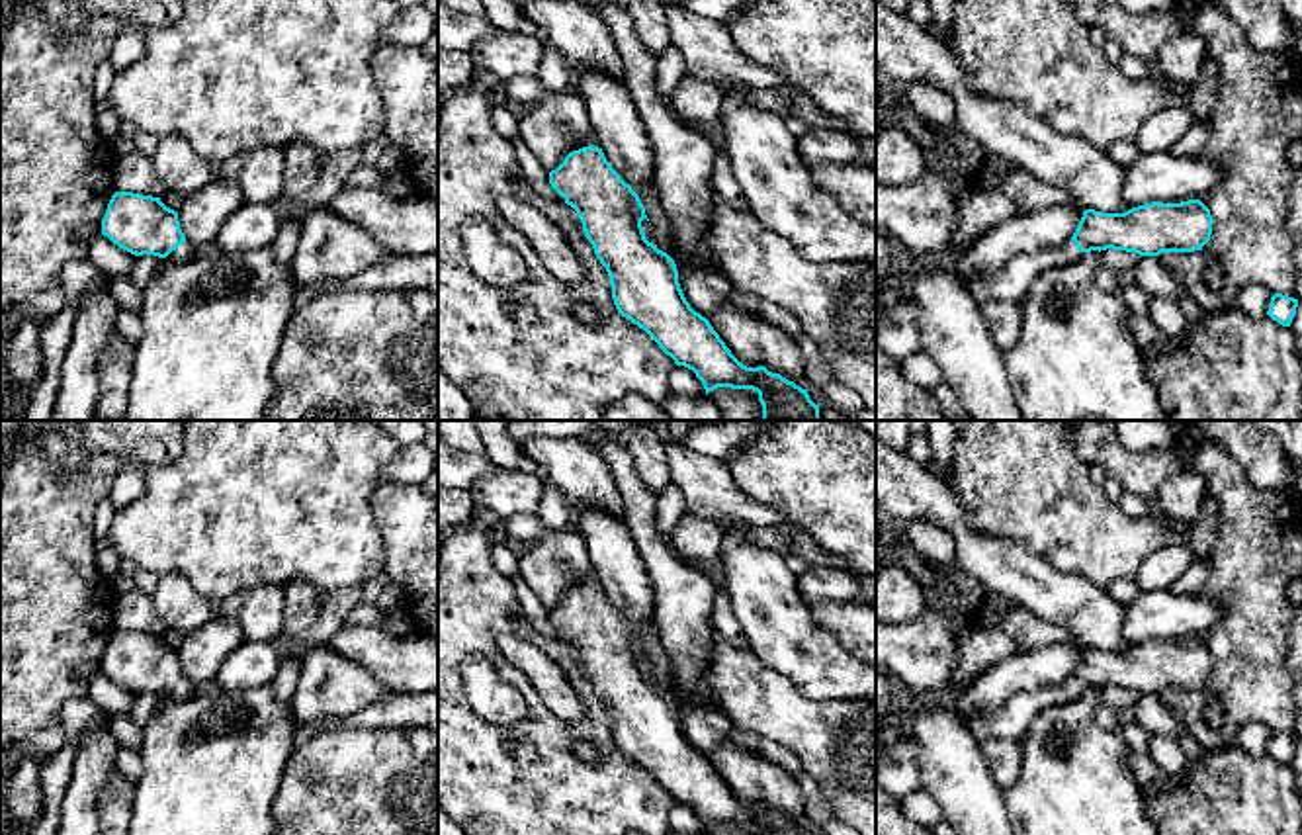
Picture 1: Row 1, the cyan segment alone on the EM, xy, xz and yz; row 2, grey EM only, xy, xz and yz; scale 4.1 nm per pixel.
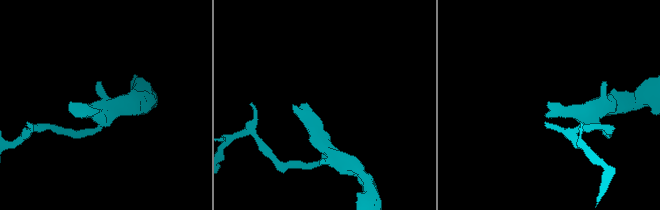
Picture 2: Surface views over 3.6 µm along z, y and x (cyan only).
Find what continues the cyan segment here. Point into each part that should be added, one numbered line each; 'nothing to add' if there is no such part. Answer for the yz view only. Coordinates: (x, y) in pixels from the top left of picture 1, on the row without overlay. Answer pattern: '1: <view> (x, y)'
1: yz (1011, 720)

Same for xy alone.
1: xy (186, 689)

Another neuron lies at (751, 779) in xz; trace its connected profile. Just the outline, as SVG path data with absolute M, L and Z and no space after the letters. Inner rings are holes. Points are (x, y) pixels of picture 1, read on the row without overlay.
M731 739L708 759L743 804L764 804L768 810L780 812L802 827L809 825L805 817L805 800L796 776L755 757Z

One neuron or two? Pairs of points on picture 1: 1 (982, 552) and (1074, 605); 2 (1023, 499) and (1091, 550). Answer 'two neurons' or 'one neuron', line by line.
1: one neuron
2: one neuron

